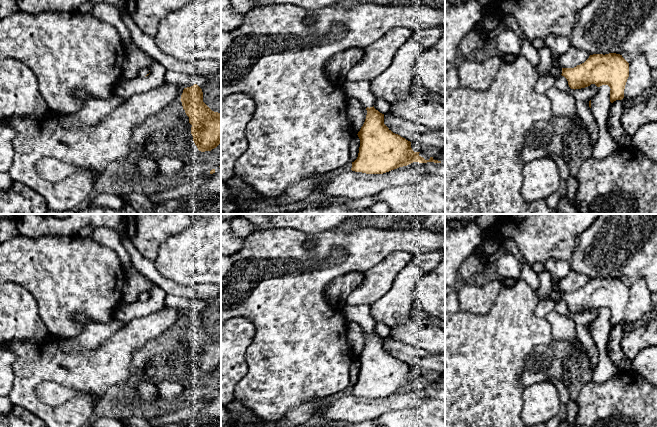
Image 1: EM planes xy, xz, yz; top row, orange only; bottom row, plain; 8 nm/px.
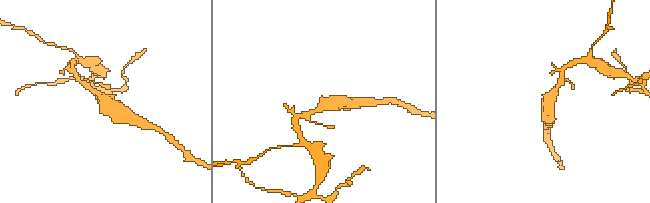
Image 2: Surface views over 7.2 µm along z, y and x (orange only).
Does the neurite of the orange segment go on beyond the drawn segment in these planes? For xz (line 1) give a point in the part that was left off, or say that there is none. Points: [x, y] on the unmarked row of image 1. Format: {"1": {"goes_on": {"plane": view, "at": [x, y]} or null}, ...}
{"1": {"goes_on": {"plane": "xz", "at": [360, 314]}}}

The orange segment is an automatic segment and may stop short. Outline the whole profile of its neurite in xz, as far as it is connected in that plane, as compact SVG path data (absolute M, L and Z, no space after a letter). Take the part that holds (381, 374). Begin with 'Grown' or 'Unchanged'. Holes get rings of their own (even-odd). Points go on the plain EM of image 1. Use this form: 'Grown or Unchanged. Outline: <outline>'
Grown. Outline: M345 305L342 308L345 318L358 323L367 334L363 350L358 356L360 371L357 383L352 386L352 395L366 398L383 398L413 386L441 387L430 381L425 384L414 376L411 366L393 357L384 348L384 338L374 332L375 320L370 315L370 306Z

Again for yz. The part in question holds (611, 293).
Grown. Outline: M593 278L582 288L574 292L556 292L552 290L549 299L564 300L571 313L581 313L595 308L597 311L610 311L610 326L622 324L629 301L629 287L620 278Z

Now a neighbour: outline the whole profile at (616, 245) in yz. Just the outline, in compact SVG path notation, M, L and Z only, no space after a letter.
M599 214L595 222L580 234L573 256L568 261L570 270L593 278L643 278L651 291L657 292L657 214Z

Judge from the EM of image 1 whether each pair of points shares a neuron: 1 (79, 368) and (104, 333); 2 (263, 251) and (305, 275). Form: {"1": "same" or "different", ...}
{"1": "different", "2": "same"}

